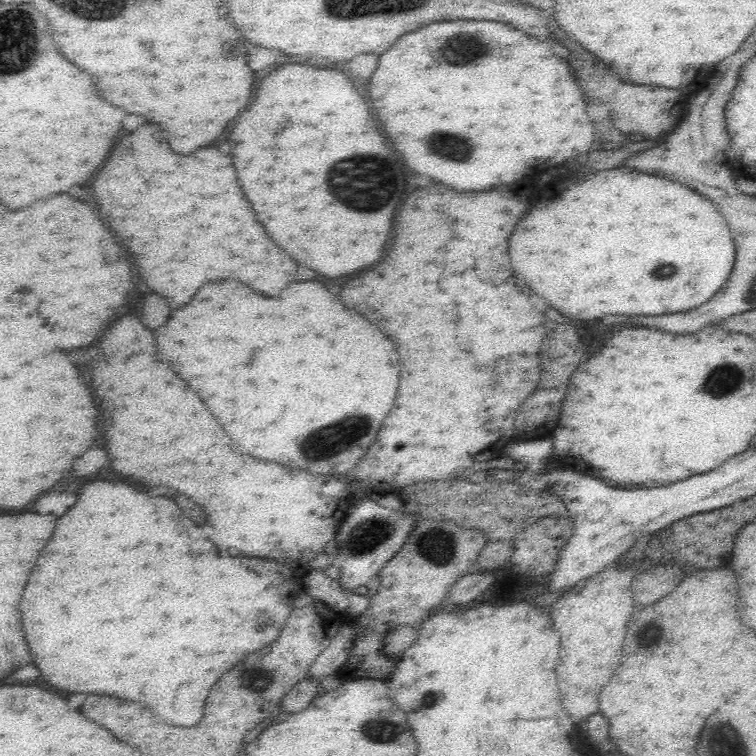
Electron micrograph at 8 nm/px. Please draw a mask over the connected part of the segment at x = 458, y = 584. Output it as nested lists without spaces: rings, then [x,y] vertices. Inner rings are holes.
[[[472,570],[462,575],[450,588],[446,596],[446,604],[466,604],[472,602],[494,582],[494,574]]]

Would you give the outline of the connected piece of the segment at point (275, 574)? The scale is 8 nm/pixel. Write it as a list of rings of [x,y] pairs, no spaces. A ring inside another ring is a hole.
[[[92,482],[92,484],[82,486],[76,498],[76,504],[64,516],[58,518],[52,538],[48,540],[46,548],[36,560],[36,568],[32,572],[32,578],[28,580],[28,586],[22,596],[22,604],[20,604],[26,642],[30,646],[34,664],[42,672],[42,678],[50,682],[52,686],[66,688],[70,692],[108,694],[108,696],[118,696],[118,698],[126,698],[132,702],[140,702],[142,706],[148,706],[154,714],[162,716],[168,724],[196,724],[202,718],[202,708],[206,704],[212,684],[226,670],[236,666],[244,656],[274,642],[280,636],[280,630],[284,628],[288,620],[288,612],[292,612],[292,584],[296,584],[296,578],[292,574],[288,576],[288,572],[284,572],[284,568],[272,560],[248,558],[248,556],[240,556],[240,558],[238,556],[236,558],[216,556],[216,552],[212,552],[212,544],[204,540],[202,536],[204,536],[202,528],[196,526],[184,514],[180,514],[176,510],[174,500],[168,500],[164,496],[150,498],[146,492],[138,492],[136,488],[128,484]]]

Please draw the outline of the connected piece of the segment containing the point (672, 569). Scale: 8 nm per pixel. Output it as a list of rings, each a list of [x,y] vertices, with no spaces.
[[[672,563],[654,566],[650,570],[638,573],[632,581],[631,588],[634,602],[642,608],[664,598],[682,582],[682,576],[684,576],[682,570],[685,570],[683,566]]]

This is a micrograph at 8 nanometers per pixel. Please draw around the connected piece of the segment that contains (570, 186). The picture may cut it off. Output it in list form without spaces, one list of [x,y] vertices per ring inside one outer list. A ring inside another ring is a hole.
[[[612,168],[604,172],[594,172],[588,174],[586,178],[572,180],[566,178],[566,188],[556,194],[556,202],[550,202],[548,208],[542,208],[536,204],[516,226],[514,234],[510,236],[510,258],[512,258],[512,268],[526,280],[532,292],[540,294],[546,298],[546,302],[556,308],[564,316],[572,316],[578,320],[594,320],[602,314],[630,314],[630,316],[658,316],[658,314],[668,314],[668,312],[682,312],[696,308],[704,302],[708,302],[718,290],[727,282],[732,269],[734,268],[736,256],[736,243],[734,242],[727,220],[720,214],[710,200],[706,200],[704,195],[690,190],[688,185],[678,184],[660,176],[650,176],[644,172],[634,169]],[[664,266],[672,266],[674,272],[670,276],[660,276],[658,270]]]

